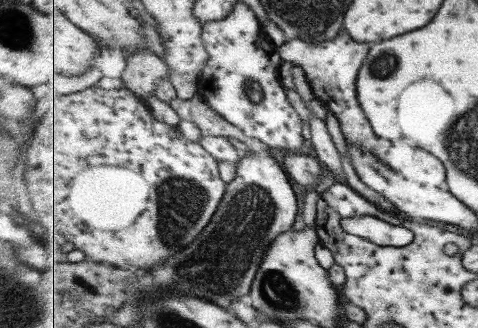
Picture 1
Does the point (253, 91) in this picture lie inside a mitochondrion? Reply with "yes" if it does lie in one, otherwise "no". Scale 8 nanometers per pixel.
yes

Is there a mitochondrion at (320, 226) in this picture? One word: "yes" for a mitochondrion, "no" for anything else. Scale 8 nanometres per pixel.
no

